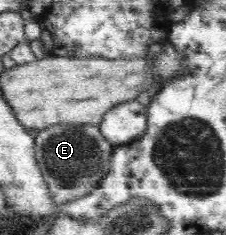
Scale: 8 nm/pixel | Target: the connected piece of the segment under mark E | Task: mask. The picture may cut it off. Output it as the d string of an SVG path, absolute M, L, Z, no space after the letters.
M51 125L38 131L34 139L35 159L57 208L63 203L80 199L84 194L97 190L99 182L105 178L105 174L109 174L106 168L115 144L104 139L98 125Z

